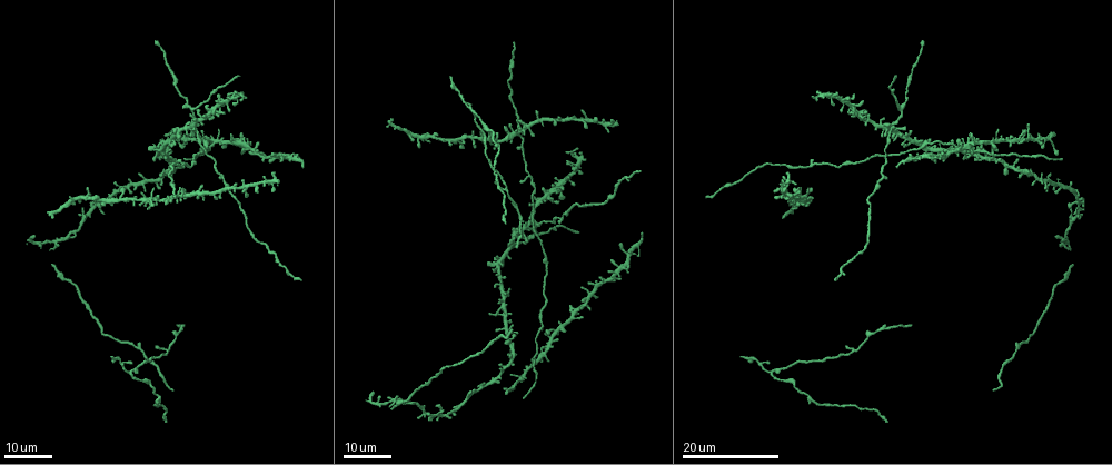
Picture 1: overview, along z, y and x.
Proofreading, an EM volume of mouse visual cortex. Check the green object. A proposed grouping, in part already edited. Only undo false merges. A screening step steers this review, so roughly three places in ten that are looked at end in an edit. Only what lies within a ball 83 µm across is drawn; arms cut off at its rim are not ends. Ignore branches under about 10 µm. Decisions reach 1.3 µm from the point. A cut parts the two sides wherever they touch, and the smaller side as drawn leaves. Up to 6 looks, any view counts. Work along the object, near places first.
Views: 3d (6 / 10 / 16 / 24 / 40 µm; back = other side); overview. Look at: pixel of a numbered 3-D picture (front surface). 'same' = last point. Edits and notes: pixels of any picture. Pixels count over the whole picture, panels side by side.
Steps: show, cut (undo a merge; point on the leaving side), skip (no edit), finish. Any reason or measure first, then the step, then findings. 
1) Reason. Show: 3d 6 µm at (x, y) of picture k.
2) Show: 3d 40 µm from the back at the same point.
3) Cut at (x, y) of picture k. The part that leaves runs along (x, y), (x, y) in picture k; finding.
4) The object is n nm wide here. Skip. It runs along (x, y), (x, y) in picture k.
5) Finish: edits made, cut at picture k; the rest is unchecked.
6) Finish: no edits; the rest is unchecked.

Three-way junction. Show: 3d 24 µm at (900, 110) of picture 1.

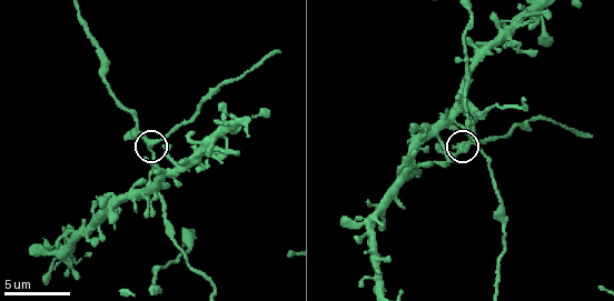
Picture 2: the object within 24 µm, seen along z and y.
Show: 3d 6 µm at (150, 141) of picture 2.

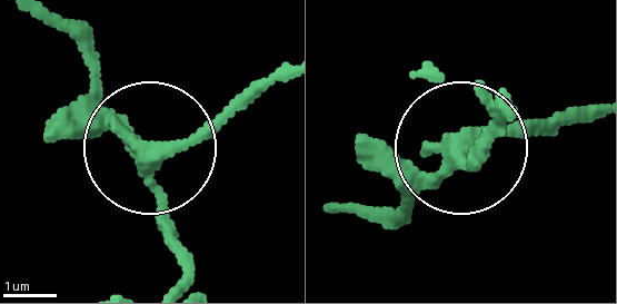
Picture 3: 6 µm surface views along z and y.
The object is 280 nm wide here. Skip. It runs along (176, 278), (149, 158), (215, 133), (277, 70) in picture 3; continuous, no second neuron.

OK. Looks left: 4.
Four or more arms meet. Show: 3d 10 µm at (472, 123) of picture 2.

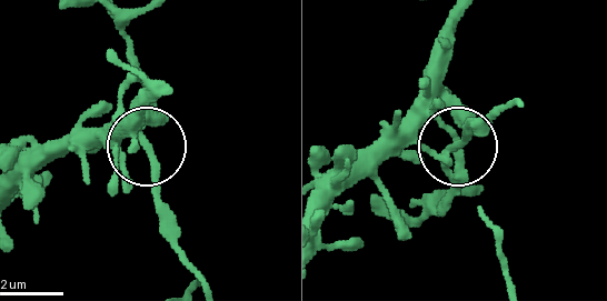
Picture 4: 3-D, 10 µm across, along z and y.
The object is 240 nm wide here. Skip. One neuron here.

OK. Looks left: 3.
A fork. Show: 3d 24 µm at (539, 330) of picture 1.

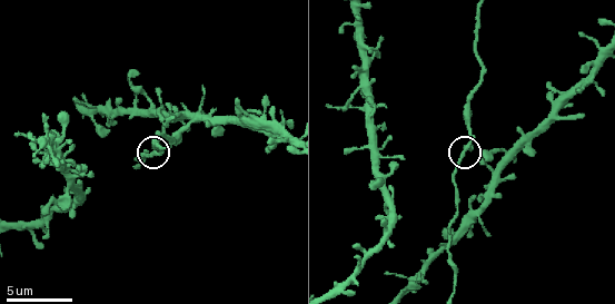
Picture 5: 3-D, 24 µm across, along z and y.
Show: 3d 6 µm at (154, 152) of picture 5.

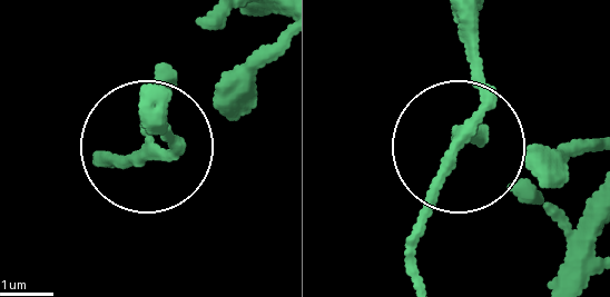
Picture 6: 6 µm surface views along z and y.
From behind. Show: 3d 6 µm from the back at (148, 148) of picture 6.

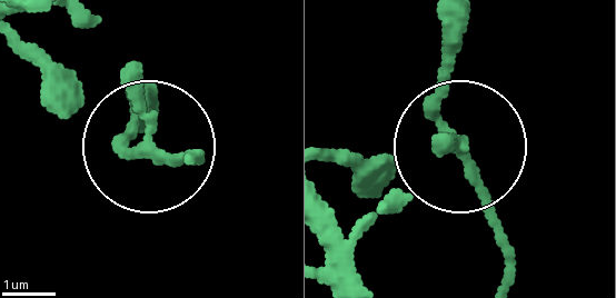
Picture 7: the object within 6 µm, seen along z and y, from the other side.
The object is 200 nm wide here. Skip. Continuous, no second neuron.

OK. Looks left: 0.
Finish: no edits; the rest is unchecked.

